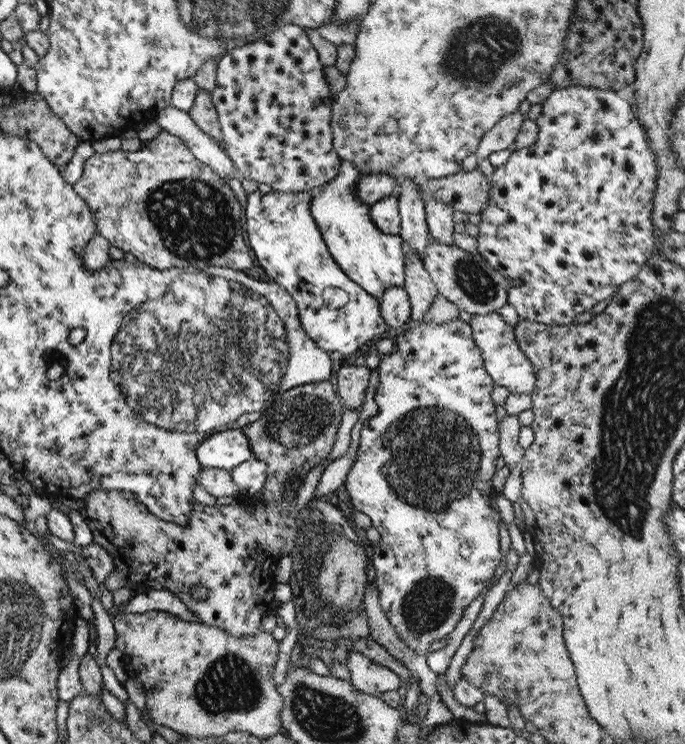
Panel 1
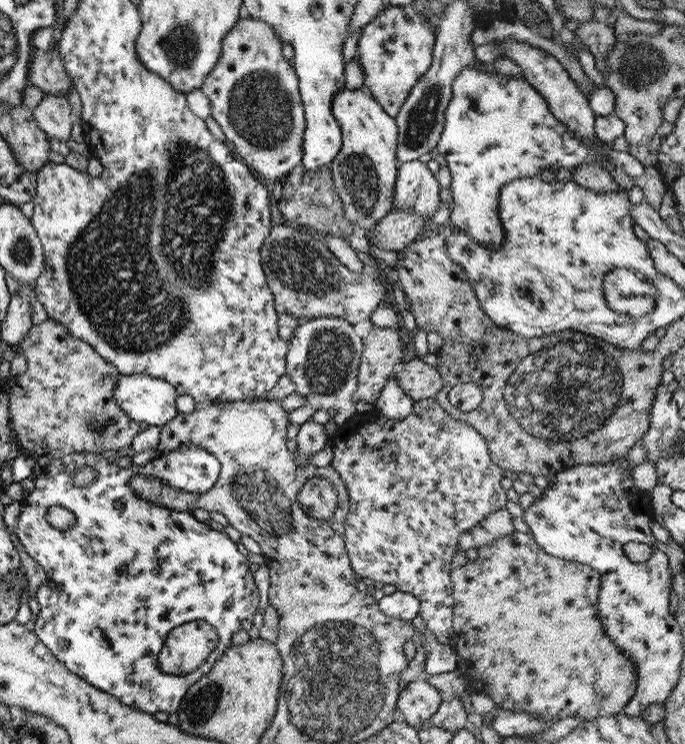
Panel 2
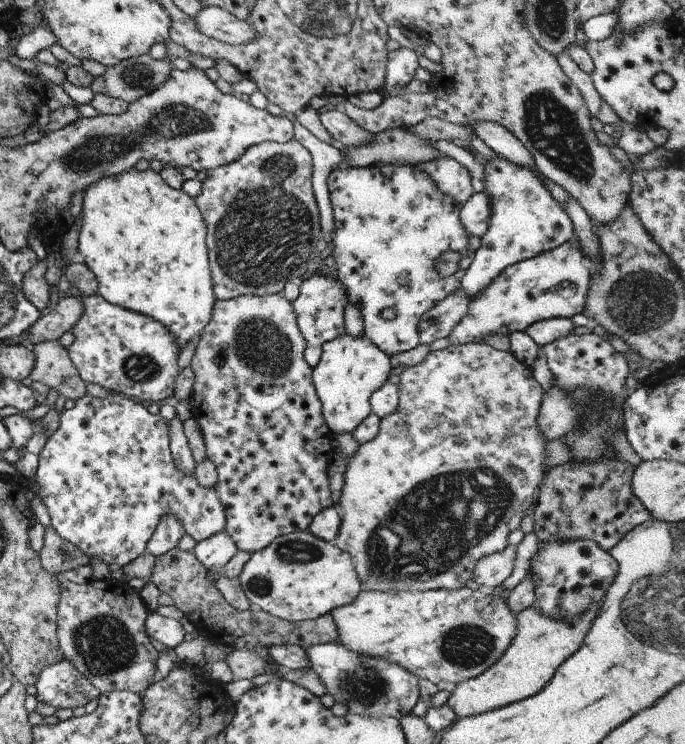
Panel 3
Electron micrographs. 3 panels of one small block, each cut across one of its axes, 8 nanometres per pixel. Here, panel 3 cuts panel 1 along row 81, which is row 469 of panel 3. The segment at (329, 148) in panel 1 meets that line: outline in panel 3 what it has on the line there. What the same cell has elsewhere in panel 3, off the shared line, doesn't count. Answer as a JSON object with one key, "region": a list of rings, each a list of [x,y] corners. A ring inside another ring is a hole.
{"region":[[[277,294],[265,296],[241,295],[227,300],[215,300],[211,308],[211,318],[201,330],[196,342],[190,368],[194,374],[189,404],[191,417],[197,422],[204,442],[204,453],[207,460],[213,464],[216,472],[215,494],[219,504],[225,510],[225,526],[223,530],[231,537],[239,551],[252,552],[265,548],[277,536],[290,532],[301,532],[307,529],[313,516],[325,508],[335,507],[330,497],[329,481],[327,480],[327,466],[332,456],[332,432],[325,424],[321,414],[321,404],[311,380],[312,368],[307,366],[303,358],[305,340],[296,325],[295,314],[290,302]]]}

